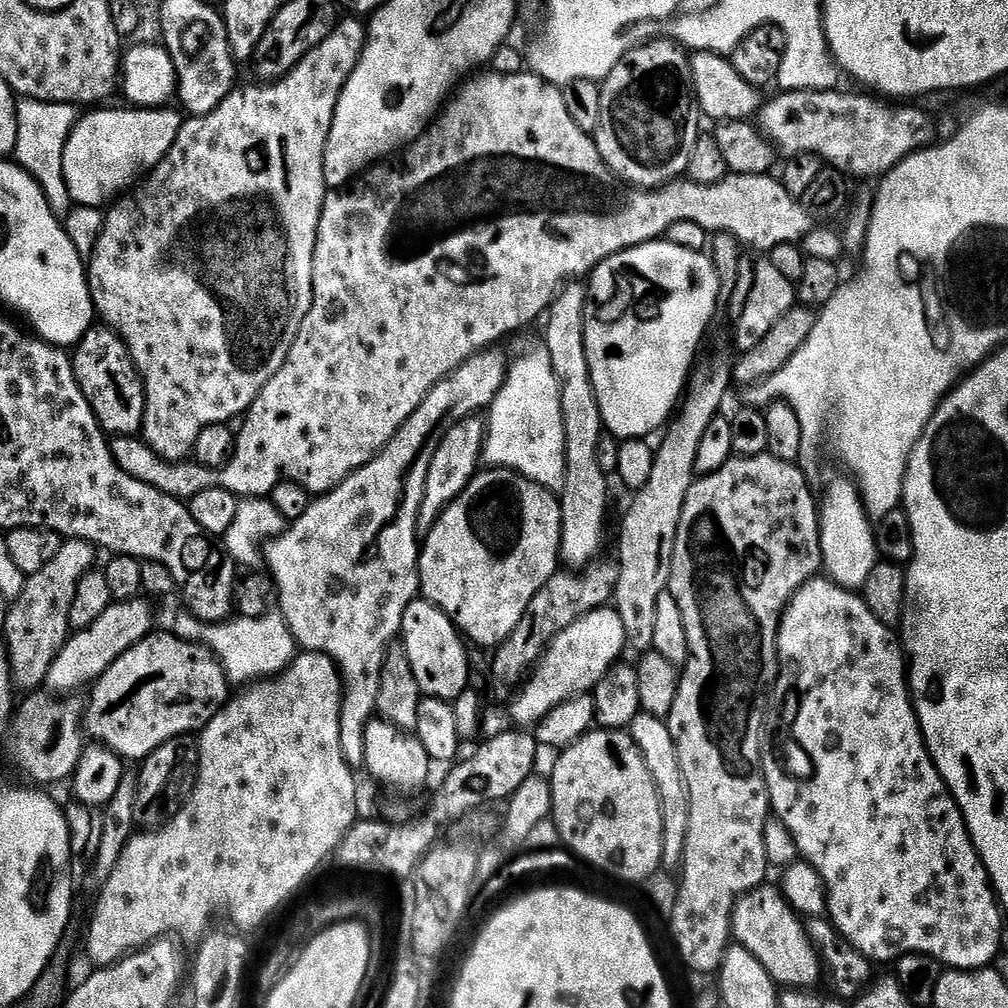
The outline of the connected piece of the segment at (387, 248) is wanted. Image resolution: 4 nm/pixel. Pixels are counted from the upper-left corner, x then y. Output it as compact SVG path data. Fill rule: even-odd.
M493 70L483 74L473 75L465 79L455 89L454 95L443 105L442 111L429 124L420 137L403 149L395 158L385 158L360 173L359 176L343 184L341 188L328 188L324 193L324 209L318 222L318 238L314 250L314 294L310 314L302 322L302 330L298 330L298 338L294 338L294 346L290 346L290 354L286 354L286 362L282 362L282 370L266 382L266 386L258 394L246 413L246 426L242 434L236 436L236 444L232 448L232 457L224 463L224 467L207 468L195 462L173 462L162 459L139 435L113 436L110 443L114 462L130 478L138 478L138 482L146 482L154 486L154 490L162 490L162 494L172 496L185 502L194 498L194 494L202 494L202 490L225 488L238 498L250 496L267 497L278 486L278 482L289 480L302 486L309 494L323 494L337 488L342 481L350 478L354 470L366 466L394 438L394 434L418 410L418 406L426 398L428 391L438 382L445 380L462 362L466 362L479 352L491 349L503 336L532 324L543 317L552 307L552 299L556 293L569 282L579 281L587 277L606 258L627 248L636 248L640 244L651 244L661 239L674 222L698 222L710 234L723 234L739 240L745 249L753 248L756 254L770 254L774 246L779 244L800 244L806 234L814 226L814 221L804 209L803 203L786 190L786 186L775 175L769 174L729 174L713 184L699 184L687 178L671 180L661 188L645 190L633 188L616 179L606 166L602 154L598 150L595 139L589 133L583 132L570 118L570 110L566 110L566 98L557 85L546 82L531 70L518 73L498 73Z

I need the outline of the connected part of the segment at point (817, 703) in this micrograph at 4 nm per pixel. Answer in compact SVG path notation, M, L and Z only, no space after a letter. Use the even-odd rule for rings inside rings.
M827 578L807 580L784 607L784 615L780 617L780 632L776 635L776 651L778 653L778 675L770 693L770 707L766 717L766 739L762 745L762 763L764 781L768 787L768 797L772 803L775 819L786 822L786 830L794 834L794 842L798 846L800 856L818 874L822 874L824 889L828 895L827 919L852 943L867 960L879 962L888 960L895 962L906 954L926 954L932 956L945 969L970 972L977 968L987 968L1002 952L1000 931L1004 928L1002 909L997 901L992 881L988 879L988 871L972 845L964 815L952 791L946 786L942 774L934 766L932 756L924 741L920 729L920 719L916 717L916 708L912 705L912 697L906 675L906 653L893 629L887 628L874 614L870 614L870 606L866 606L863 595L851 588L838 586ZM784 744L792 747L792 756L784 756Z

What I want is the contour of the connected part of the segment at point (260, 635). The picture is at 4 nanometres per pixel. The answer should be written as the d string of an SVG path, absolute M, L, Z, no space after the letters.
M181 610L171 631L180 640L194 640L211 650L220 659L220 665L229 681L236 686L248 686L253 682L280 675L298 655L298 645L288 629L288 623L279 611L273 610L262 618L229 618L218 624L205 624L187 610Z

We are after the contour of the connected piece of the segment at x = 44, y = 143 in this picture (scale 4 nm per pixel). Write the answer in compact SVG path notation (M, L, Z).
M27 98L17 99L16 104L18 142L14 153L15 163L38 181L42 194L46 194L46 202L50 202L53 212L64 218L74 207L70 198L70 190L66 186L64 155L66 154L66 142L78 119L77 105L42 102Z

